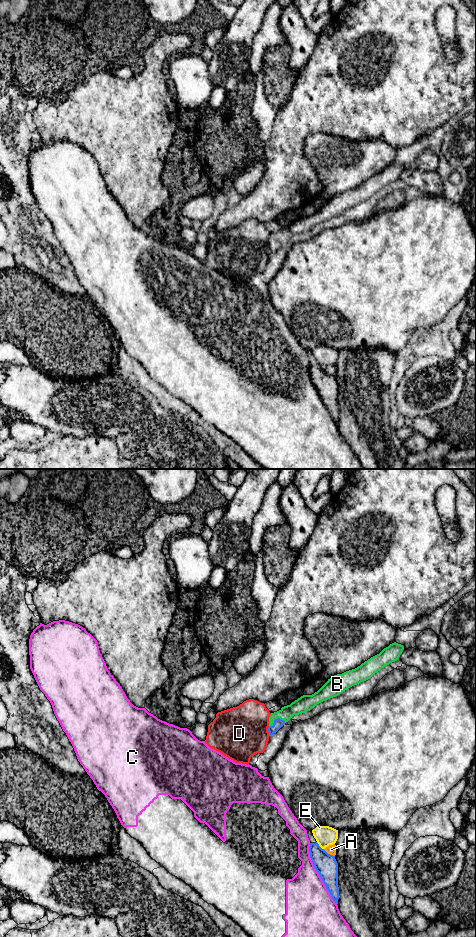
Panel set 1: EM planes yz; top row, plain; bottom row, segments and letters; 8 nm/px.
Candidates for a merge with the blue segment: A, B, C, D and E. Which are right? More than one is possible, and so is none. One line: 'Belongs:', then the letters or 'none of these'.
Belongs: B

